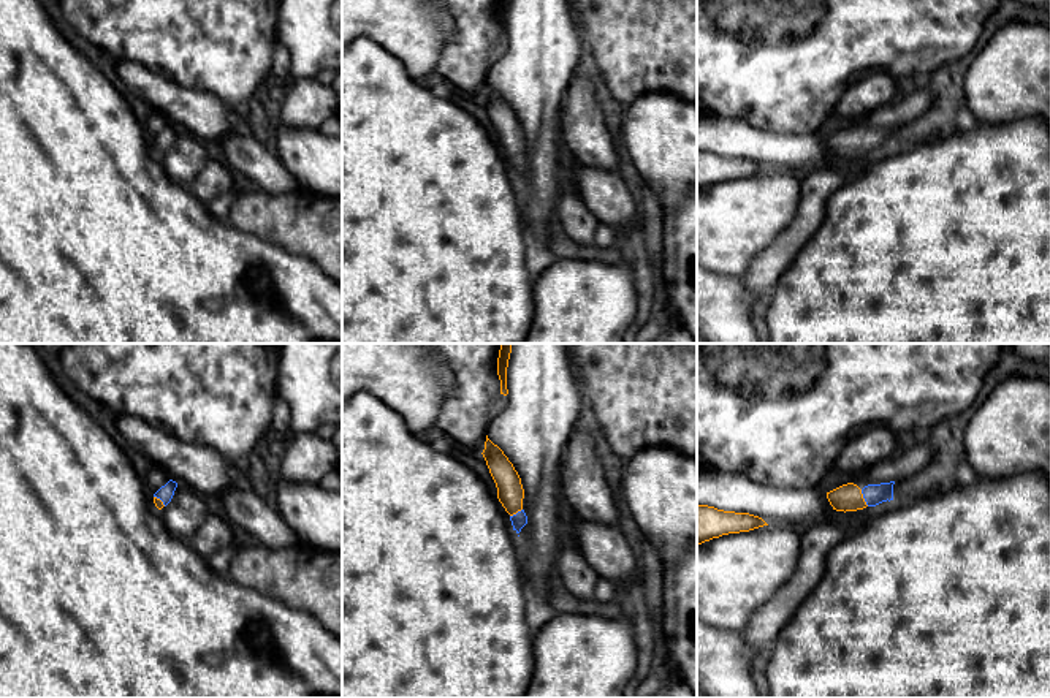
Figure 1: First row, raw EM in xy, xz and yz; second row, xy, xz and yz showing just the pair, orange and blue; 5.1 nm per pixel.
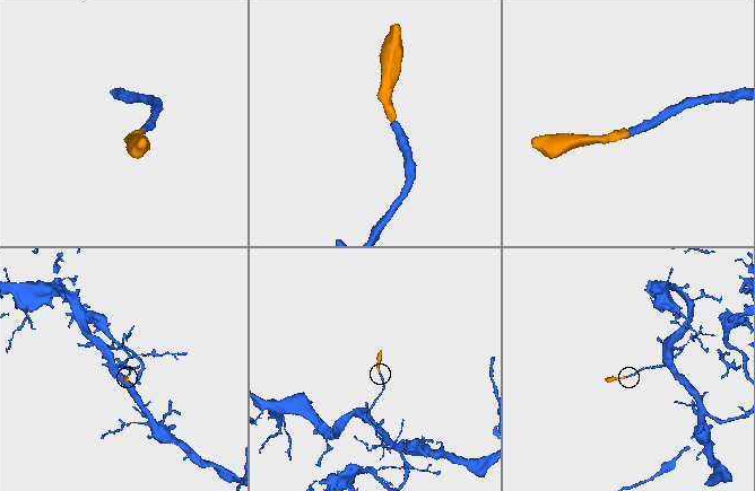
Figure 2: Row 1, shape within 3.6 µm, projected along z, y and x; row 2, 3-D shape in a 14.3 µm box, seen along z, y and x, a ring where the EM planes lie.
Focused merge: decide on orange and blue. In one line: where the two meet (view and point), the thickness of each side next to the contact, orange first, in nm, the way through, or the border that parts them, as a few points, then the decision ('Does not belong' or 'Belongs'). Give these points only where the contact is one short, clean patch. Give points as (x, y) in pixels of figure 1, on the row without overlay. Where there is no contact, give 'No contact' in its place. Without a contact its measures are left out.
Touches orange at yz (862, 143). Thickness 140 nm (orange) against 110 nm. Path across: yz (848, 143), (862, 143), (873, 140). Belongs

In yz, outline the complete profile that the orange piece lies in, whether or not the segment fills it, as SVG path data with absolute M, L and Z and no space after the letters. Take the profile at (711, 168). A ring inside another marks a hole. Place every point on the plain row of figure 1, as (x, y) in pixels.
M697 150L697 190L763 171L768 169L762 163L749 158L724 157L708 150Z

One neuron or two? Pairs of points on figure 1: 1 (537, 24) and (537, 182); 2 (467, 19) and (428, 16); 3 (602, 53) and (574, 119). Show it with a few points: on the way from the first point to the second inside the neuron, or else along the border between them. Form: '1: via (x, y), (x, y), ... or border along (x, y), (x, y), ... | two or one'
1: via (537, 64), (539, 143) | one
2: border along (450, 16), (452, 35), (441, 54) | two
3: border along (588, 62), (596, 72) | two

